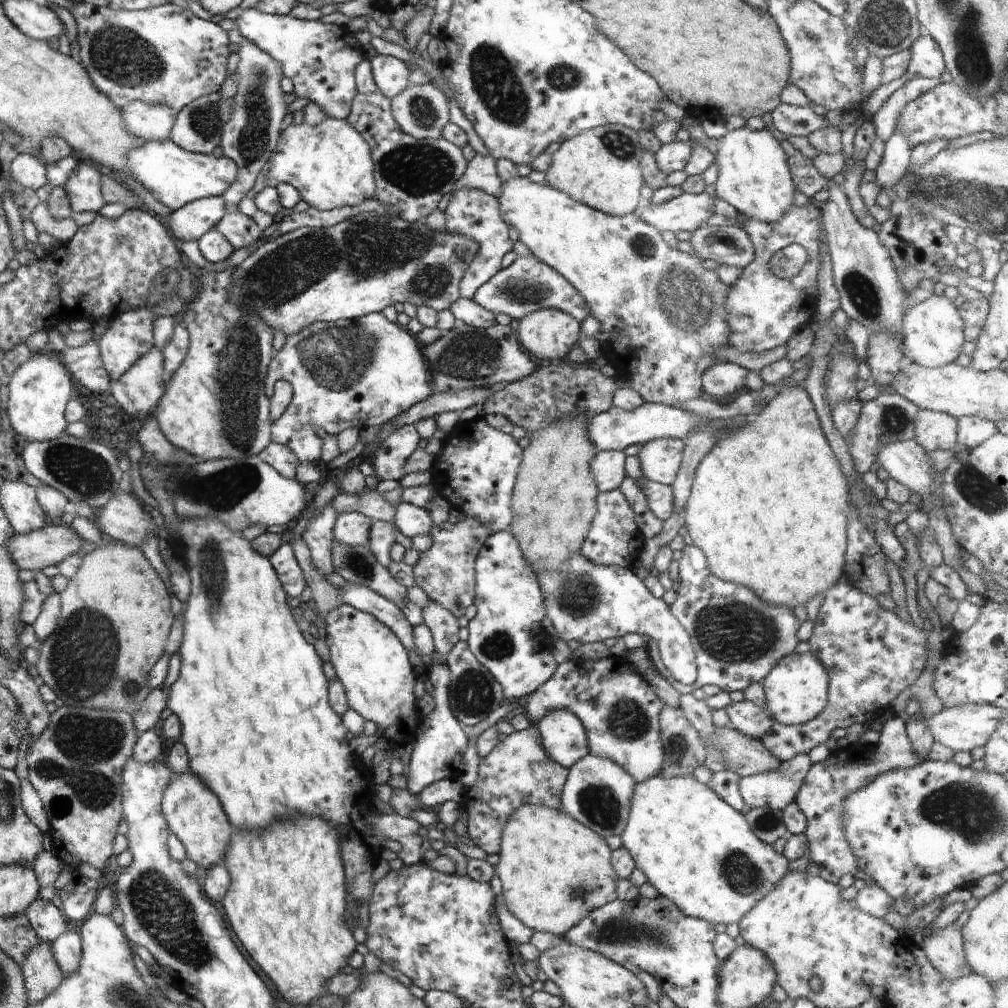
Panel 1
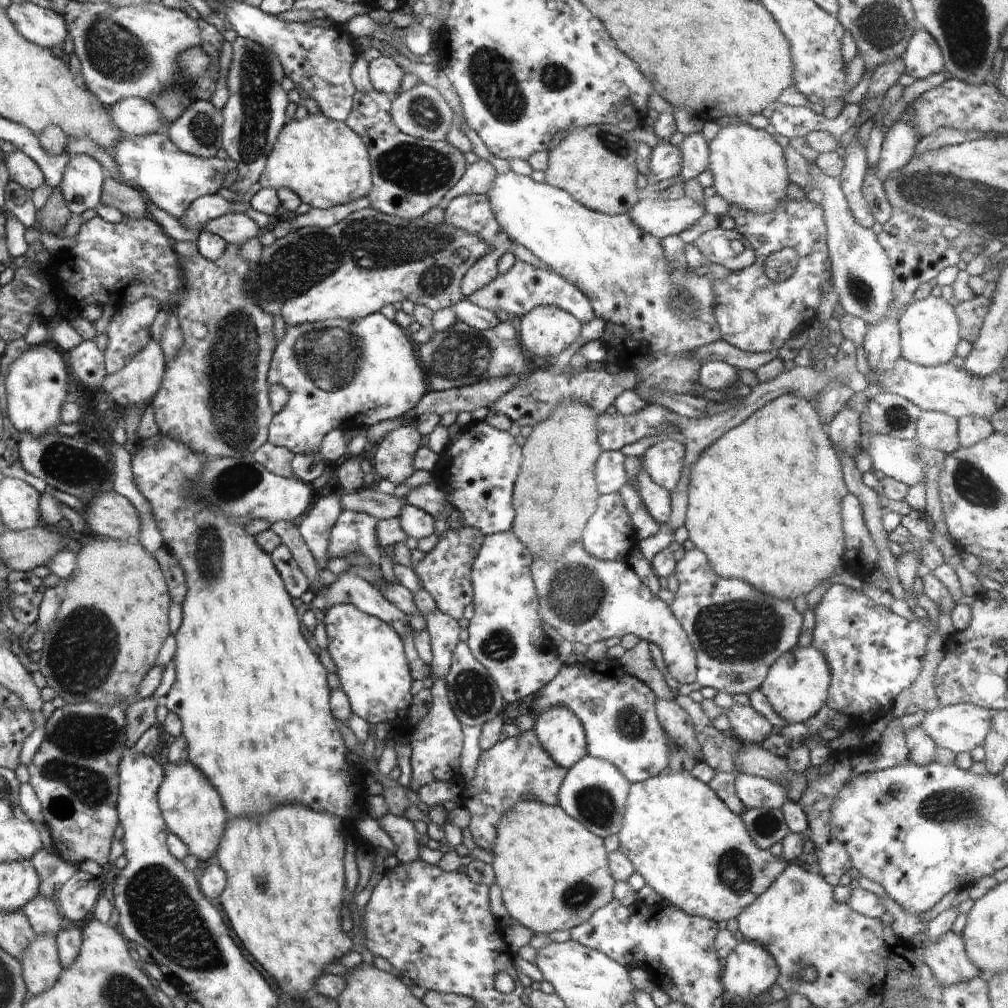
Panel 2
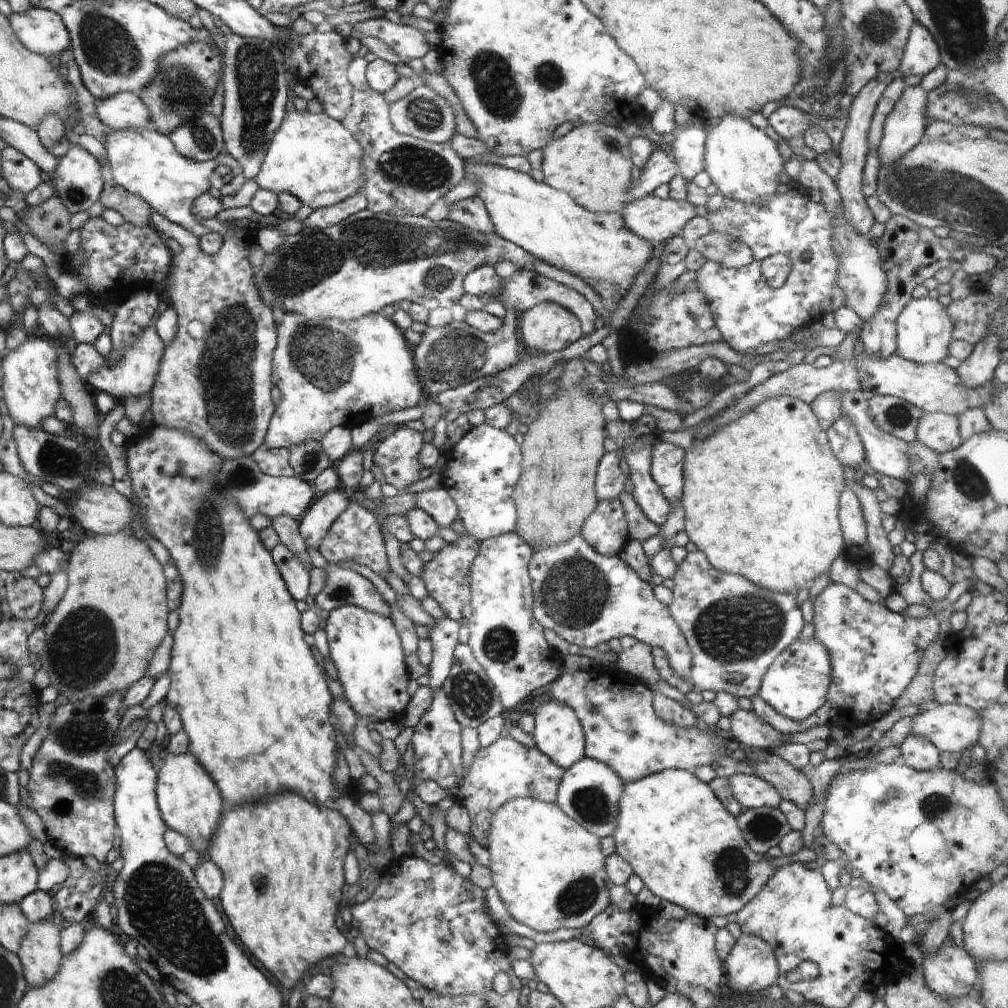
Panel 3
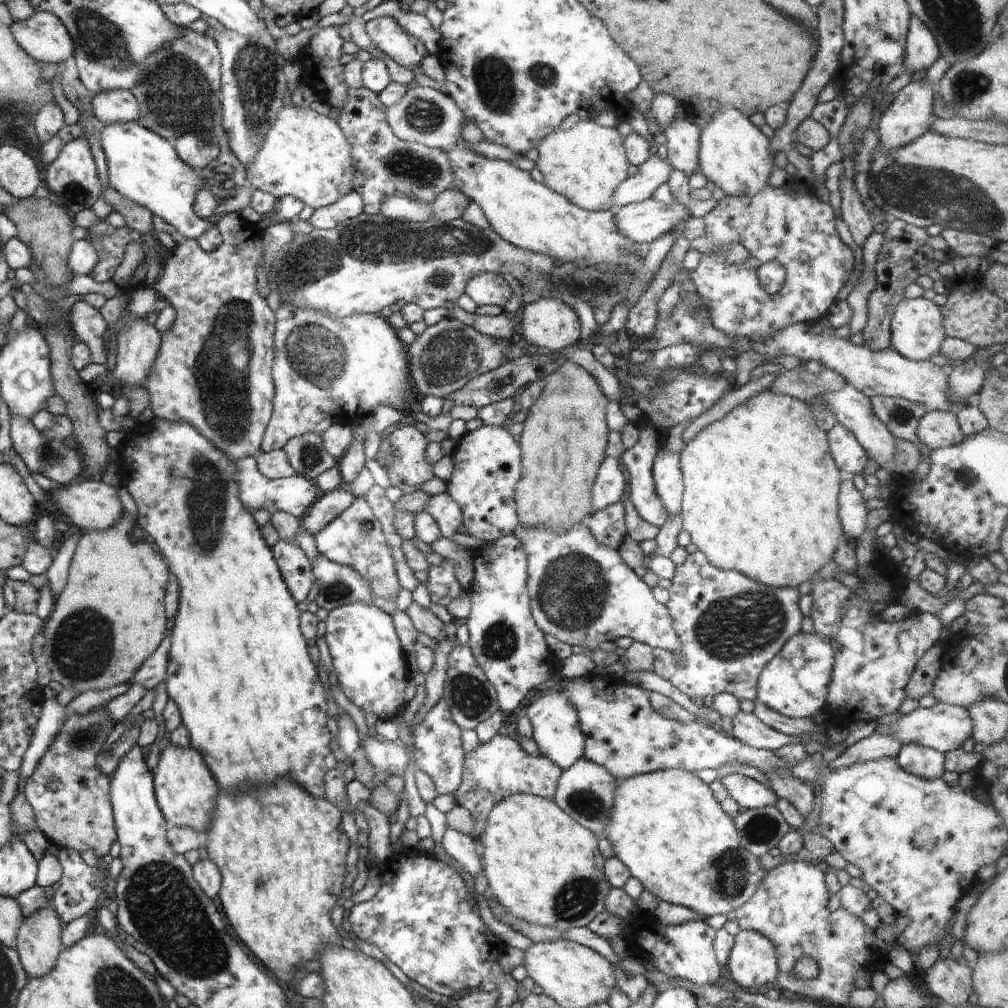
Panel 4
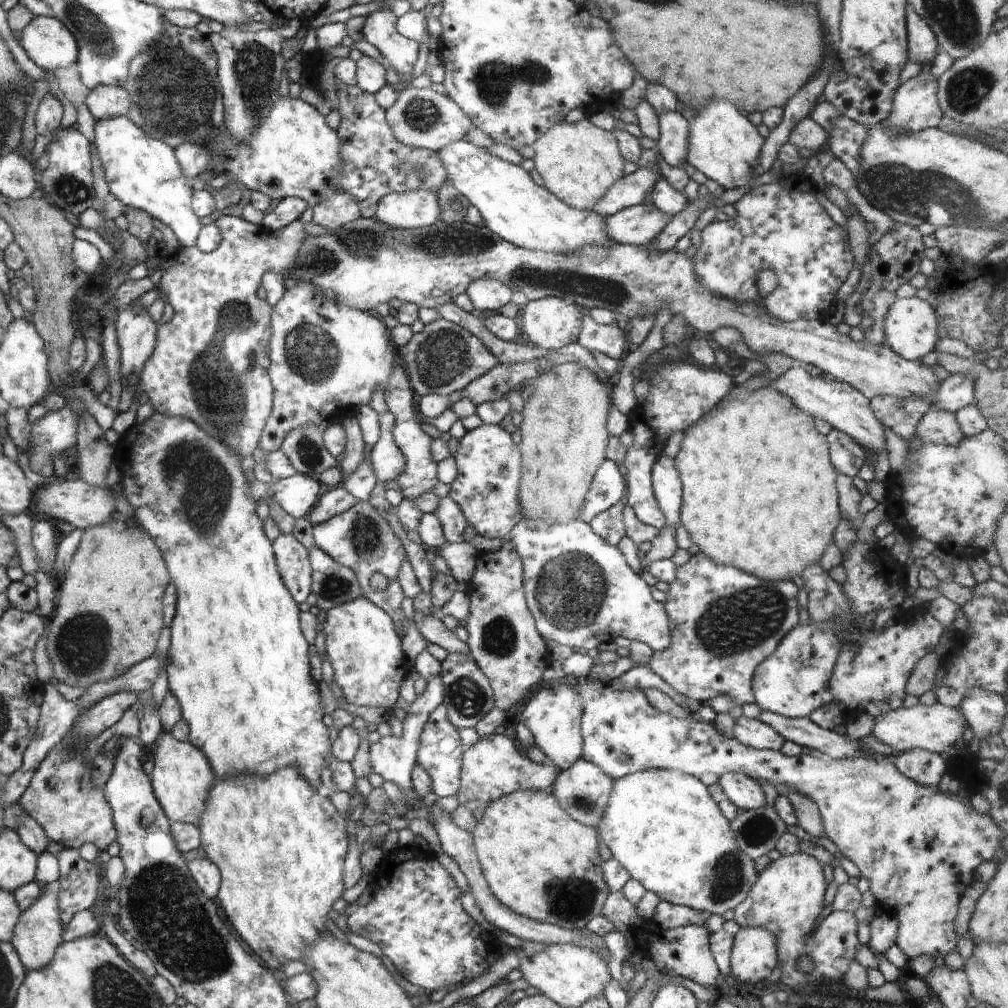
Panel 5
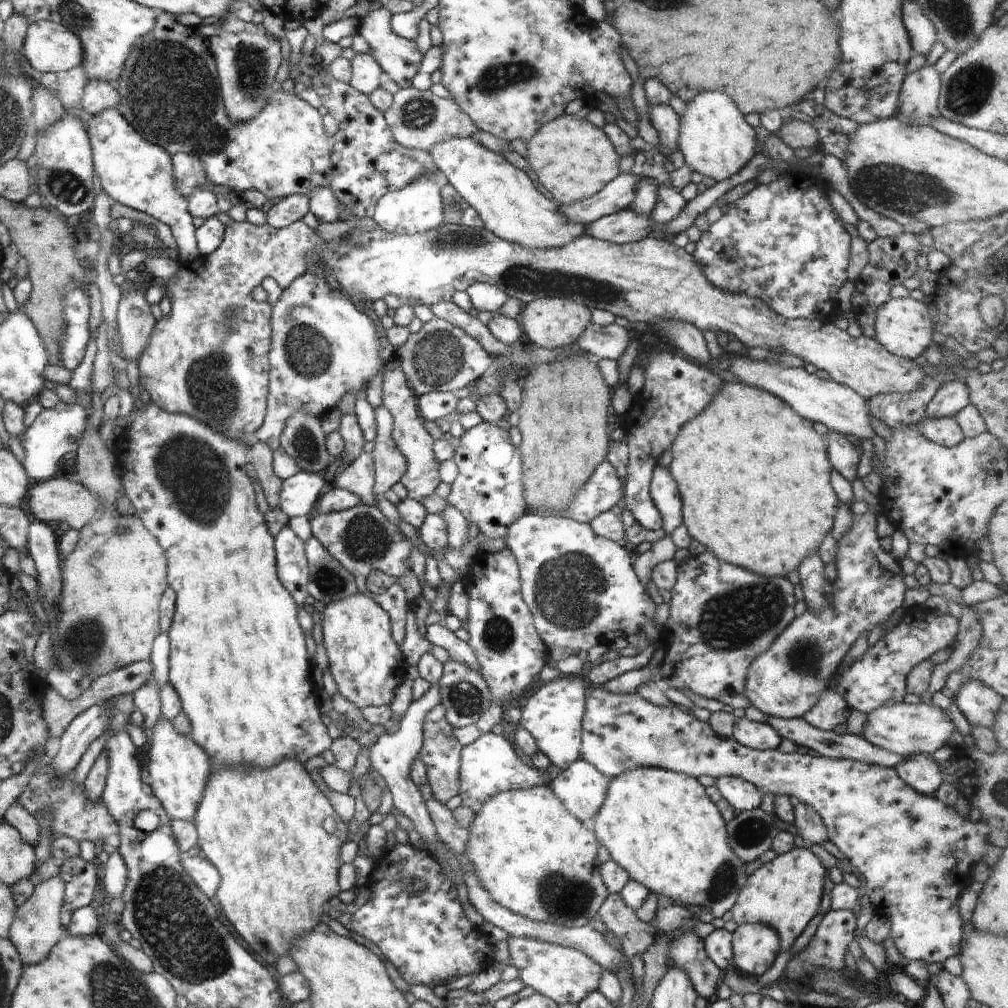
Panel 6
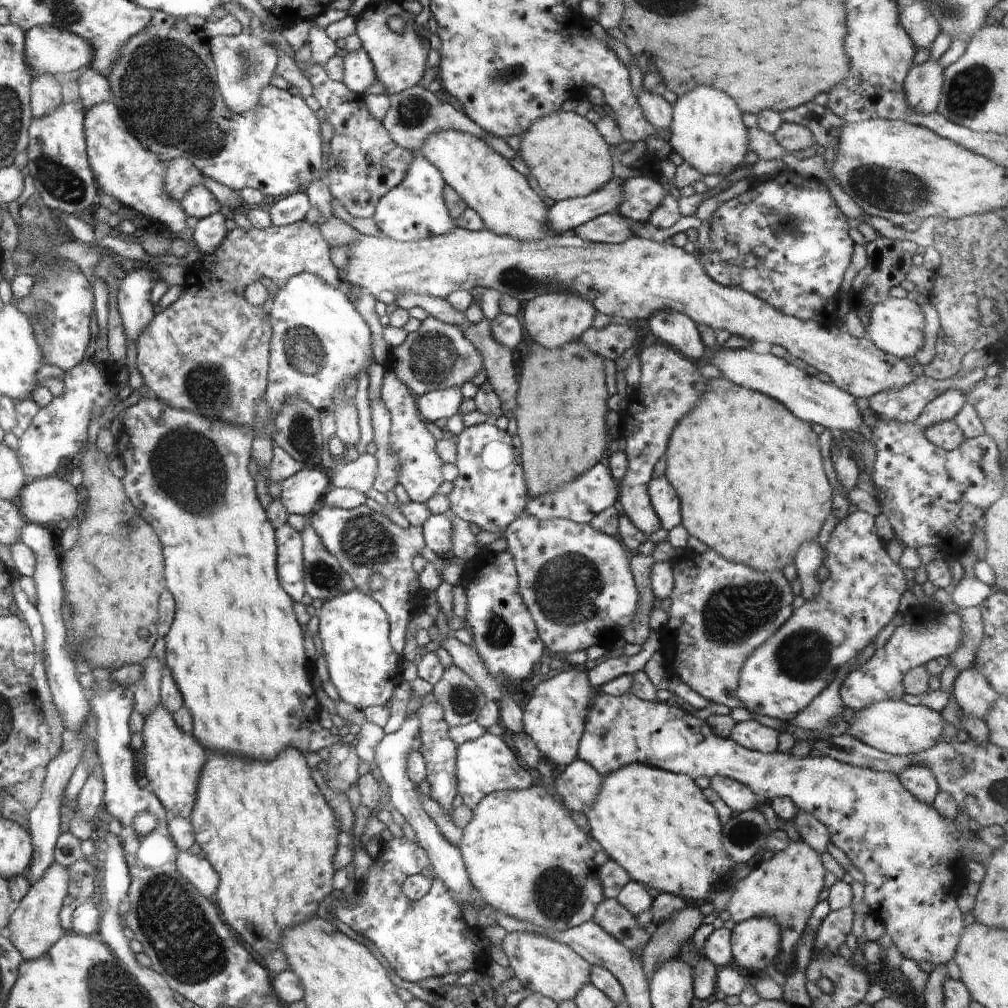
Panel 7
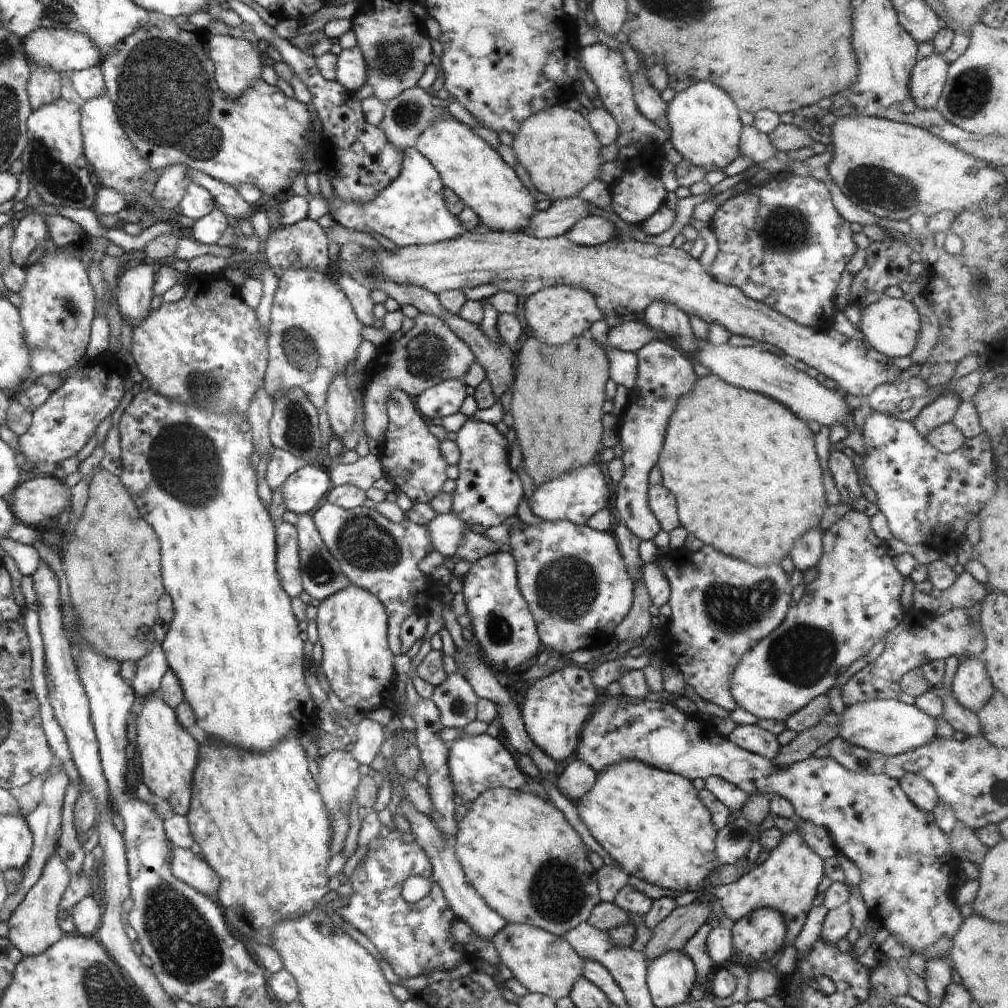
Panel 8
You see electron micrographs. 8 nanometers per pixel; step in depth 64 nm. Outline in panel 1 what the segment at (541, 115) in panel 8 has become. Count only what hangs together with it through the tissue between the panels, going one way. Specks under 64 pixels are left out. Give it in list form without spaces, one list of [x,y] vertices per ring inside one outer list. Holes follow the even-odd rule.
[[[604,124],[591,130],[584,130],[580,135],[564,140],[560,148],[552,154],[552,164],[545,172],[545,183],[551,188],[566,192],[574,201],[601,211],[608,215],[627,216],[636,213],[643,199],[640,191],[643,187],[643,177],[640,170],[640,158],[644,149],[639,142],[636,131],[620,125]]]

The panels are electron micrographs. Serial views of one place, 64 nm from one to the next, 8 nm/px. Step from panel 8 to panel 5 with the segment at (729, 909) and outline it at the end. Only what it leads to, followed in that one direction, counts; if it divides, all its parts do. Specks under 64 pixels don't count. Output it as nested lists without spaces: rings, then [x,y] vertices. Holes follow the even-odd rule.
[[[796,853],[781,856],[772,861],[770,866],[759,872],[755,883],[751,886],[745,899],[733,908],[733,920],[740,927],[760,927],[770,931],[776,939],[779,965],[782,973],[779,981],[792,990],[810,988],[821,990],[812,994],[828,994],[829,996],[845,996],[848,992],[843,976],[850,962],[858,952],[858,922],[854,913],[834,909],[815,928],[822,909],[825,906],[826,880],[823,875],[823,864],[812,855]],[[810,956],[814,962],[814,970],[810,974],[800,972],[798,958]]]

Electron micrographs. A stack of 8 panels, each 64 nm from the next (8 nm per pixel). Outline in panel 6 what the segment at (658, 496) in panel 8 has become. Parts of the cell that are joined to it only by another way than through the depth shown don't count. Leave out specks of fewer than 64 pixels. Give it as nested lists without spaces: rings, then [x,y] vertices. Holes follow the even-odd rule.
[[[657,465],[653,470],[650,488],[652,500],[660,511],[663,520],[661,532],[670,535],[678,525],[683,524],[683,518],[682,499],[676,479],[669,471],[669,467]]]

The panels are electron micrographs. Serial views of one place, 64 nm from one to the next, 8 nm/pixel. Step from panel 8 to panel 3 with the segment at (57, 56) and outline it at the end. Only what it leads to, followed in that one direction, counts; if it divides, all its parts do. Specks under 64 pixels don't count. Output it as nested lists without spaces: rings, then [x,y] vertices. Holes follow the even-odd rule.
[[[33,5],[28,7],[27,11],[11,13],[9,20],[19,40],[36,54],[49,57],[52,54],[60,54],[70,47],[68,29],[65,28],[64,21],[60,18],[60,15],[54,11]]]

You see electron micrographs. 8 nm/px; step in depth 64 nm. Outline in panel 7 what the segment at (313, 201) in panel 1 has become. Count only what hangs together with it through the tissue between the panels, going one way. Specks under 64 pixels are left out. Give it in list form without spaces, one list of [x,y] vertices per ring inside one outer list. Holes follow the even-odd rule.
[[[155,11],[150,26],[146,30],[139,32],[134,38],[128,40],[127,46],[123,48],[123,55],[118,59],[115,67],[112,68],[106,77],[111,86],[112,102],[122,114],[127,123],[127,128],[141,142],[141,145],[150,152],[155,152],[162,162],[168,162],[178,157],[186,157],[206,178],[215,180],[217,183],[237,192],[250,188],[259,190],[264,196],[274,196],[276,199],[281,199],[292,193],[304,193],[309,184],[325,179],[328,166],[326,164],[326,151],[322,145],[322,135],[320,132],[321,120],[318,119],[316,110],[306,105],[306,101],[300,95],[292,95],[287,90],[268,86],[262,89],[259,96],[259,103],[255,109],[243,115],[230,112],[226,103],[223,102],[219,89],[214,85],[212,58],[211,52],[208,49],[209,39],[203,36],[200,30],[201,28],[196,28],[186,19],[168,16],[168,14],[162,11]]]

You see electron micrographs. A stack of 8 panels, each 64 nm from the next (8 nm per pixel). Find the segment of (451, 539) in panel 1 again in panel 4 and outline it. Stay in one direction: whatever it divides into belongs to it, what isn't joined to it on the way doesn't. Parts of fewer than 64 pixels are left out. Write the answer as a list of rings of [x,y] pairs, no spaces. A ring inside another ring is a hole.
[[[443,558],[438,565],[430,565],[425,582],[431,602],[448,607],[463,592],[455,575],[455,564]]]

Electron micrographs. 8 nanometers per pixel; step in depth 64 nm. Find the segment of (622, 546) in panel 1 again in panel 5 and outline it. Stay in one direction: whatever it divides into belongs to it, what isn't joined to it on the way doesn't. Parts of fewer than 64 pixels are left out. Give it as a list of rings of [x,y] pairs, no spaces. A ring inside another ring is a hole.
[[[620,500],[613,507],[594,516],[588,523],[590,528],[592,528],[601,539],[604,539],[615,547],[620,540],[623,539],[623,536],[626,535],[623,521],[623,508],[625,505],[626,500]]]

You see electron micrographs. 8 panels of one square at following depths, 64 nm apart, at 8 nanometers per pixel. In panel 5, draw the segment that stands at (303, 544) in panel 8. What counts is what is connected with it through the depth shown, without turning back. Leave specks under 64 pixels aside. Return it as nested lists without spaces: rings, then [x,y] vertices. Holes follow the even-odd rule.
[[[315,544],[308,550],[313,580],[311,589],[318,596],[316,605],[320,610],[327,612],[332,607],[364,597],[358,579],[350,568],[332,560]]]

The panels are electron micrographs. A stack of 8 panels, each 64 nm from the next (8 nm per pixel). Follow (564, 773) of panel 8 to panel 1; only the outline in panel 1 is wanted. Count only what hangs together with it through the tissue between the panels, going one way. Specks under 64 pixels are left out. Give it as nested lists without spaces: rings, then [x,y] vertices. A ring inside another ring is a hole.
[[[589,753],[568,769],[562,788],[561,809],[602,839],[620,835],[628,821],[630,800],[636,784],[620,764]]]

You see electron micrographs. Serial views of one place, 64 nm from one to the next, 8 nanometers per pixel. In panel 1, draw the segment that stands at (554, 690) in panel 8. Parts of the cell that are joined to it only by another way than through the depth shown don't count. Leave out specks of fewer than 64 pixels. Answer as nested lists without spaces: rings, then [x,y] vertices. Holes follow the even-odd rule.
[[[552,710],[534,725],[548,757],[563,768],[570,769],[589,754],[586,730],[572,712]]]

